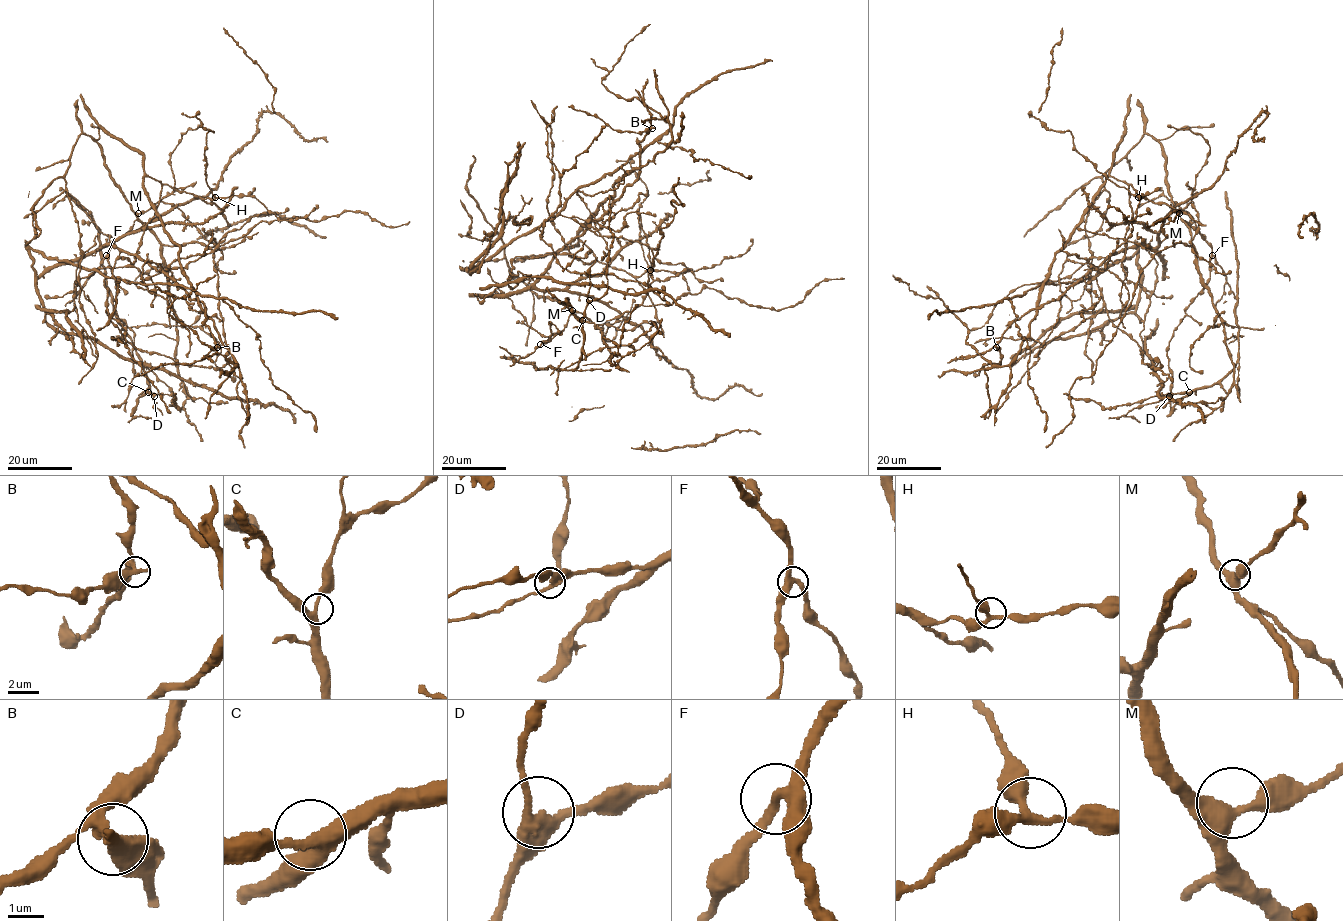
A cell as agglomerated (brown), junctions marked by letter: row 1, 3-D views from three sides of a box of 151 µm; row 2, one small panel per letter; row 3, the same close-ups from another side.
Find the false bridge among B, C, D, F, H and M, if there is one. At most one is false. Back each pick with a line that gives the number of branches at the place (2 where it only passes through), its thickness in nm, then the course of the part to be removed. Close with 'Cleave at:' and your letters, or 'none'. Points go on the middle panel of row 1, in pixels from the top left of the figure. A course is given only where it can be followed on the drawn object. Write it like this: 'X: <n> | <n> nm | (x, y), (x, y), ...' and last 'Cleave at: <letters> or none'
Cleave at: none

